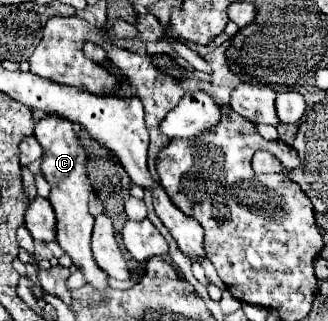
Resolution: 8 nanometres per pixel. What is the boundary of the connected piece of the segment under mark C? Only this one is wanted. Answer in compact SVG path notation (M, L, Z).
M49 114L35 124L35 138L39 140L39 144L43 148L41 172L51 186L49 202L51 202L51 206L55 210L55 218L57 218L55 242L69 254L73 264L81 270L81 274L85 276L85 280L91 286L95 286L99 290L107 290L107 274L95 264L93 254L91 254L91 244L89 244L91 230L93 230L93 216L87 210L87 200L93 190L91 190L87 170L85 170L85 160L87 160L85 148L81 146L79 136L73 132L73 124L55 114Z

